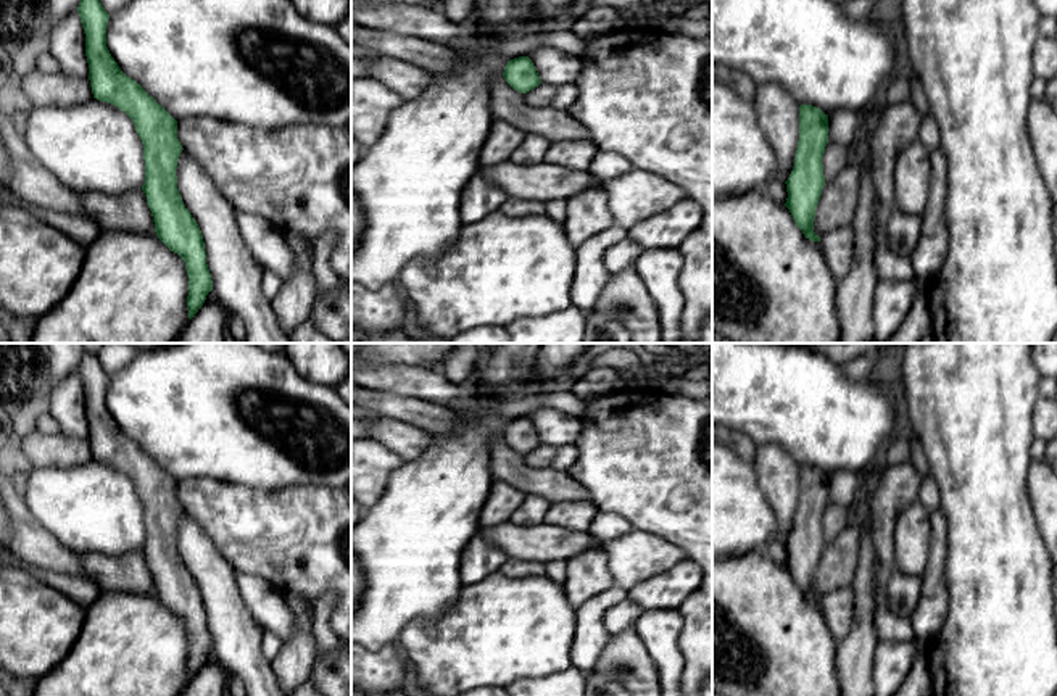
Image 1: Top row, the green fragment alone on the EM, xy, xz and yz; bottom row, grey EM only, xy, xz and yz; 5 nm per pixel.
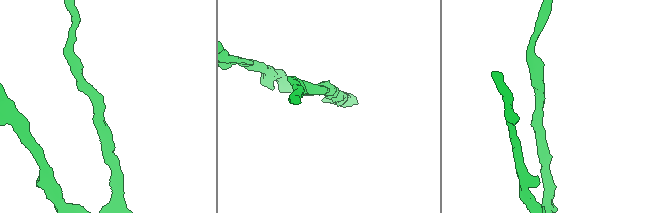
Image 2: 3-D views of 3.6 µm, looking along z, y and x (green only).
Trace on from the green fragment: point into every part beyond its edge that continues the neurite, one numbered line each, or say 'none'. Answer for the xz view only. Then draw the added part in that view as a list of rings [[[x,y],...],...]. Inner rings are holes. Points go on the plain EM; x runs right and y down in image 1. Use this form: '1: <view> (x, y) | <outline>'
none

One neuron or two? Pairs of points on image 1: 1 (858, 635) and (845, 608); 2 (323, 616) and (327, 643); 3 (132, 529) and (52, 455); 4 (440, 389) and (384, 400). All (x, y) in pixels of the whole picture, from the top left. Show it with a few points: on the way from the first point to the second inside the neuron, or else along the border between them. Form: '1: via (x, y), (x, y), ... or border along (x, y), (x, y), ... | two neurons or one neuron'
1: border along (851, 585), (853, 624), (838, 643) | two neurons
2: via (323, 622), (324, 637) | one neuron
3: border along (55, 464), (36, 468) | two neurons
4: border along (368, 387), (421, 397), (440, 405) | two neurons

